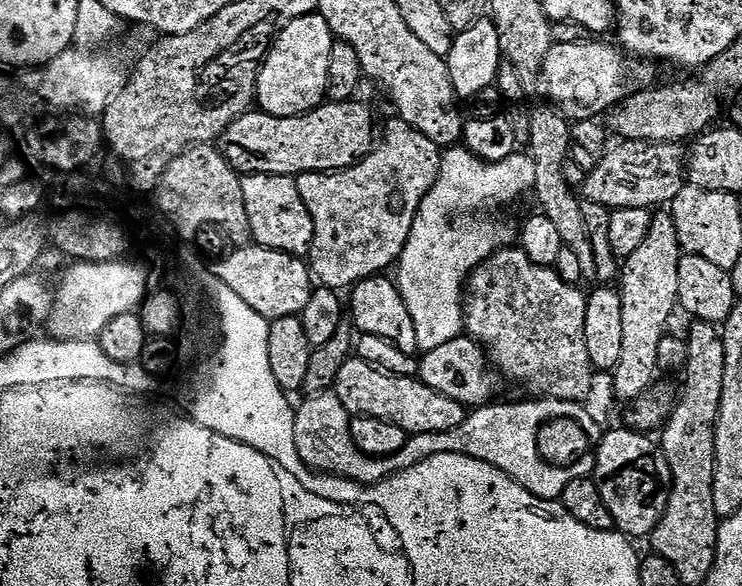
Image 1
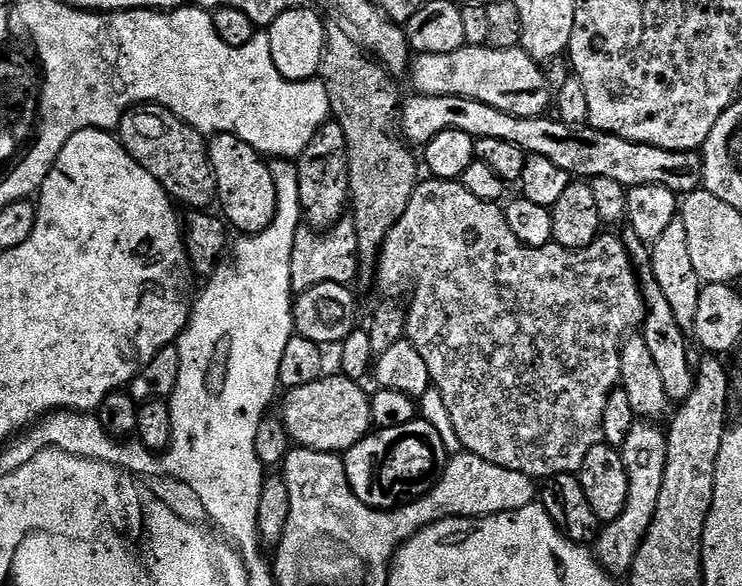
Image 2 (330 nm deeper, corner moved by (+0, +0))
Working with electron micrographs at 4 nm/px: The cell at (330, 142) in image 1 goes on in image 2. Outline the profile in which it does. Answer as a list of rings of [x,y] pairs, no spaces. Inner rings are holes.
[[[412,94],[412,97],[403,101],[398,117],[398,127],[403,139],[412,146],[423,146],[438,134],[446,130],[462,130],[470,134],[473,140],[497,139],[500,142],[510,143],[518,147],[528,156],[541,155],[548,158],[556,167],[566,171],[572,178],[587,178],[594,181],[598,178],[610,178],[611,181],[620,183],[624,189],[637,188],[638,186],[666,186],[677,194],[687,194],[697,191],[704,183],[704,161],[699,151],[671,152],[662,150],[658,146],[649,144],[635,144],[621,136],[609,132],[599,132],[591,126],[573,126],[562,123],[559,118],[548,120],[544,116],[515,116],[506,114],[502,110],[494,110],[494,106],[486,106],[486,102],[478,102],[474,98],[461,96],[421,96]]]

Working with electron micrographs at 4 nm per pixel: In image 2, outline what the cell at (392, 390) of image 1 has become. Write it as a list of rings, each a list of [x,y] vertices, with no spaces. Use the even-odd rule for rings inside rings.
[[[325,374],[321,376],[318,382],[310,382],[310,386],[289,388],[283,393],[284,413],[282,413],[282,419],[293,445],[318,450],[319,452],[343,454],[350,451],[359,440],[364,439],[373,431],[374,425],[370,414],[369,393],[367,391],[364,393],[360,389],[363,387],[357,381],[351,380],[349,376],[335,375]]]

